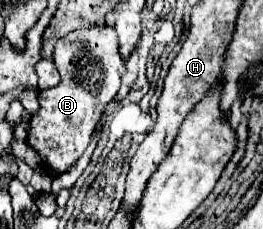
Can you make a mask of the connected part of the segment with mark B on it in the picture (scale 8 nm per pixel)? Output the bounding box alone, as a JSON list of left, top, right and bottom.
[28,25,126,175]

